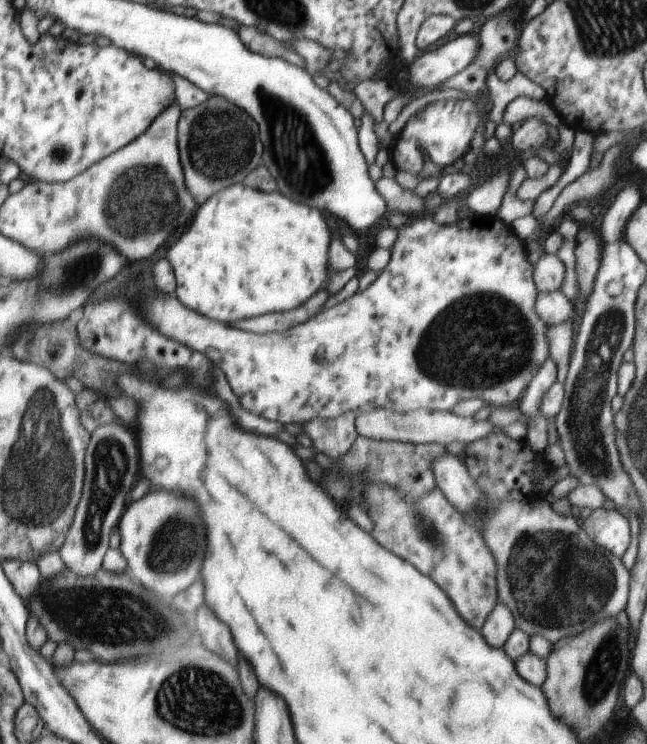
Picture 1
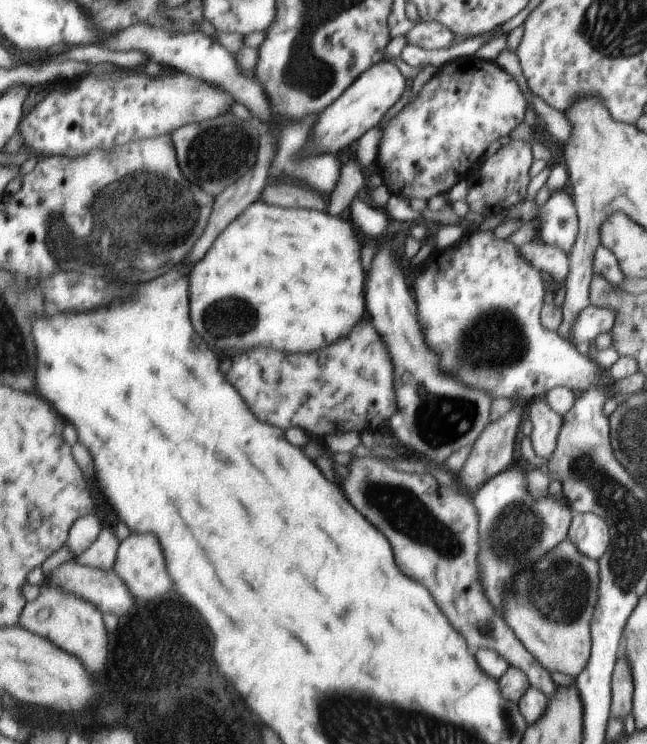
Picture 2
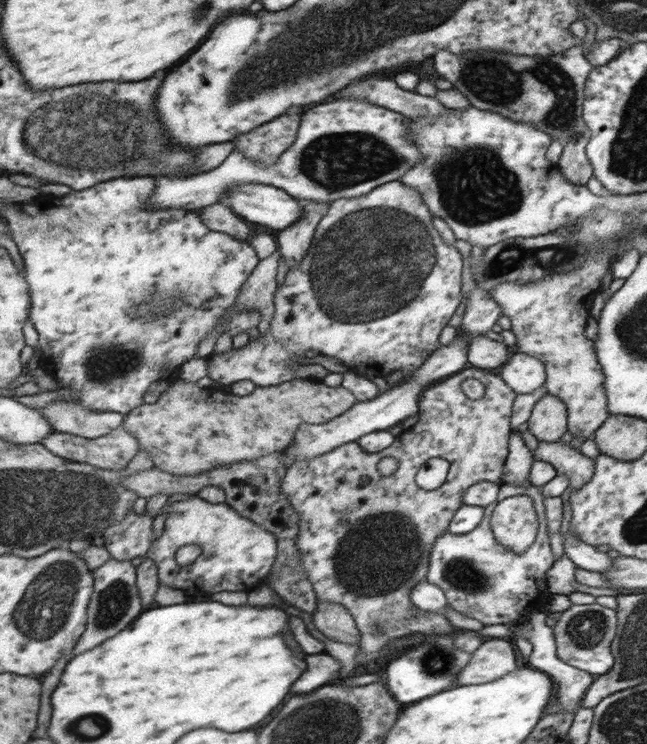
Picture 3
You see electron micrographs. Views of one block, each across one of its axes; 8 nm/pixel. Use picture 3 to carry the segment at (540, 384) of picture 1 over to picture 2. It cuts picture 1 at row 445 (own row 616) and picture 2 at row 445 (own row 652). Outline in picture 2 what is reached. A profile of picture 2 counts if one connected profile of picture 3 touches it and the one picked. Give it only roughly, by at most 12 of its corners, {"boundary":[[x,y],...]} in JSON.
{"boundary":[[547,398],[529,402],[529,436],[538,458],[557,448],[564,416]]}

